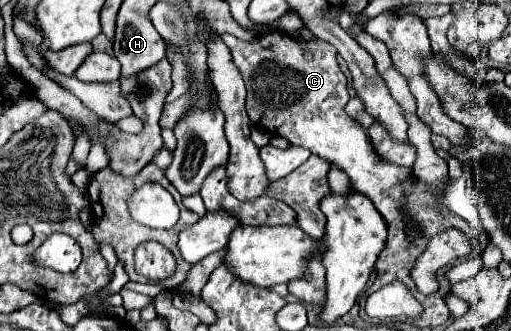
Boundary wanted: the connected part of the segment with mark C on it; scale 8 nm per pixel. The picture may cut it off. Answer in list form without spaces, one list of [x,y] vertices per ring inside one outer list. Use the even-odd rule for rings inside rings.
[[[269,31],[263,37],[257,37],[255,41],[239,41],[237,37],[225,33],[223,41],[231,49],[233,61],[243,75],[243,81],[247,87],[247,113],[249,113],[253,125],[261,125],[269,133],[285,137],[291,145],[309,149],[313,155],[329,161],[333,167],[347,173],[355,191],[367,195],[373,201],[373,205],[377,207],[377,211],[383,215],[383,219],[387,221],[389,235],[385,241],[385,249],[383,249],[383,253],[379,253],[379,261],[375,263],[377,279],[367,289],[367,293],[381,289],[381,285],[391,283],[391,279],[403,281],[413,291],[415,287],[413,287],[409,271],[413,269],[417,257],[425,251],[425,247],[433,235],[437,235],[445,229],[451,229],[453,225],[441,225],[441,213],[435,209],[435,203],[437,203],[435,193],[427,185],[423,185],[421,181],[411,177],[411,169],[389,165],[389,163],[381,161],[381,157],[375,153],[373,145],[369,143],[367,131],[345,113],[343,107],[349,101],[350,95],[347,79],[337,65],[337,49],[331,47],[327,41],[319,39],[313,47],[313,59],[305,59],[303,49],[291,37],[283,35],[281,31]]]

